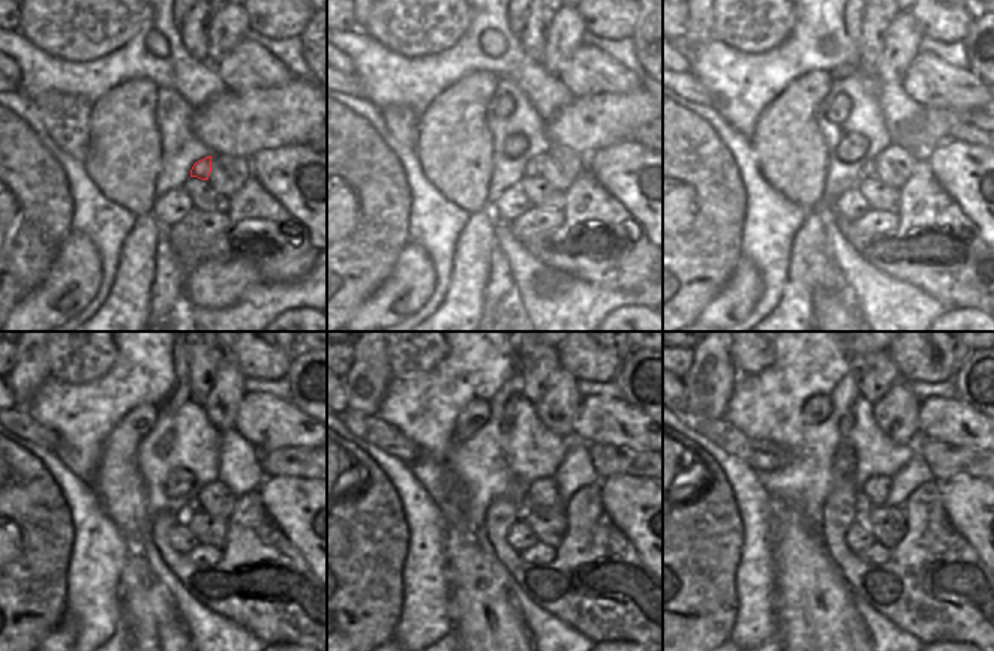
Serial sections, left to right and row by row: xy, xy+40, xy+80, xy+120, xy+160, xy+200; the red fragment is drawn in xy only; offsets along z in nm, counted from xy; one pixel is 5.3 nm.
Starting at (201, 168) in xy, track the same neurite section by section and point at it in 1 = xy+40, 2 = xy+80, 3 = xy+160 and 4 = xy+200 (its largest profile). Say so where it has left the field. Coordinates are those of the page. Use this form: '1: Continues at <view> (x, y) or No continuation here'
1: Continues at xy+40 (534, 168)
2: Continues at xy+80 (868, 170)
3: Continues at xy+160 (526, 504)
4: Continues at xy+200 (862, 503)

